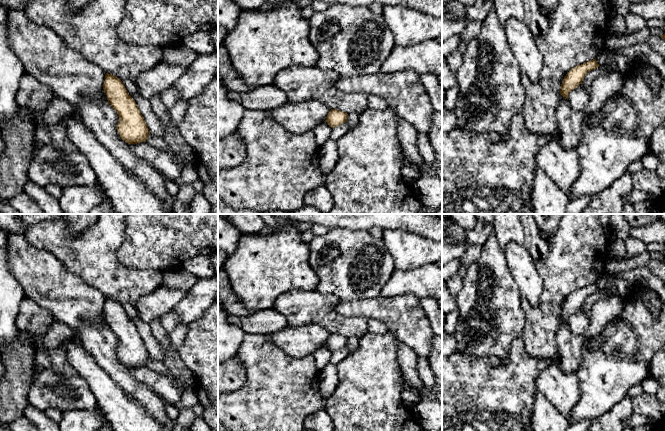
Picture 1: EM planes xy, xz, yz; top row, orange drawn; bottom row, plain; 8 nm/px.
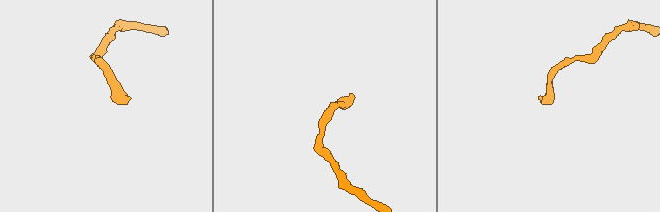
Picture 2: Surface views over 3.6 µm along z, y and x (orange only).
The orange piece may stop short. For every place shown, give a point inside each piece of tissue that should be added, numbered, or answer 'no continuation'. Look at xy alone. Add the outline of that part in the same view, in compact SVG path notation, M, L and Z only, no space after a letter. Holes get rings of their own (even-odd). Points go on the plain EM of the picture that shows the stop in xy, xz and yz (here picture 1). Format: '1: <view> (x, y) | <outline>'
no continuation

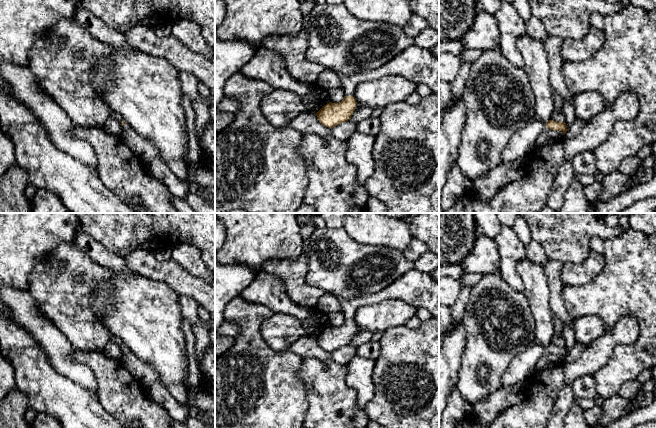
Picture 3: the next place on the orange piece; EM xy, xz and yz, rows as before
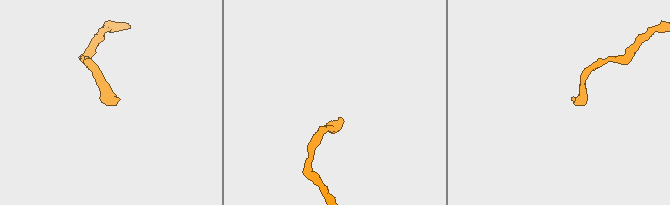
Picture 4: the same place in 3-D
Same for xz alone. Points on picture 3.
1: xz (421, 290) | M415 268L376 293L338 298L346 320L352 320L360 307L390 299L400 299L417 309L427 309L439 320L439 282Z

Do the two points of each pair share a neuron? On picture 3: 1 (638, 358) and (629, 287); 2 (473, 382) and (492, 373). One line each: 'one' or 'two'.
1: one
2: one

